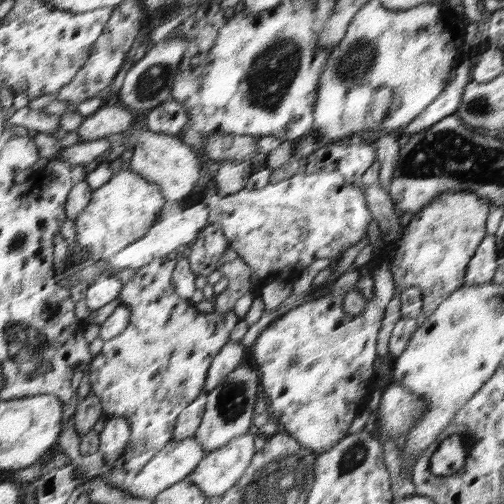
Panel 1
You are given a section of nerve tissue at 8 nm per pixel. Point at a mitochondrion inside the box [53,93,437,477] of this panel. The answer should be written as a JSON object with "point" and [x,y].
{"point":[232,400]}

